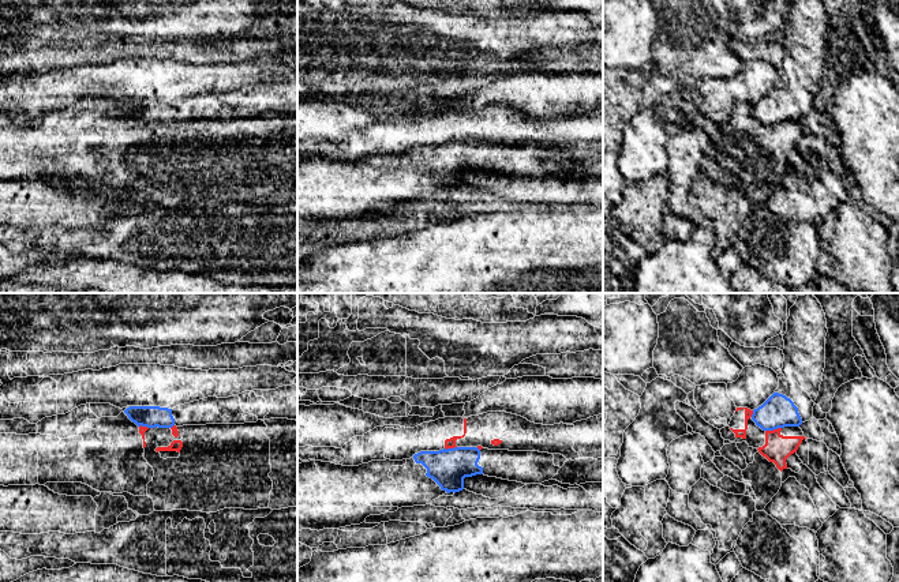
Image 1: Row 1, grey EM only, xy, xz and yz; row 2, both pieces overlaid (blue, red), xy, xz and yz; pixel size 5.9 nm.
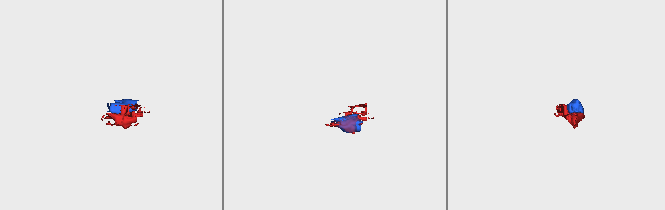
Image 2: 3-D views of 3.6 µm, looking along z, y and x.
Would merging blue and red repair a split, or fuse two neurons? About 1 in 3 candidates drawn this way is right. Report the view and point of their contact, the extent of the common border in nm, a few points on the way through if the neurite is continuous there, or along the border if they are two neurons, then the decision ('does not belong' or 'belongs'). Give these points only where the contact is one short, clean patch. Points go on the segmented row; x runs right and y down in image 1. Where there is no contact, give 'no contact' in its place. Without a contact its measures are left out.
meets blue in yz at (772, 430); contact 100 nm long; border along yz (780, 427), (765, 431); does not belong

